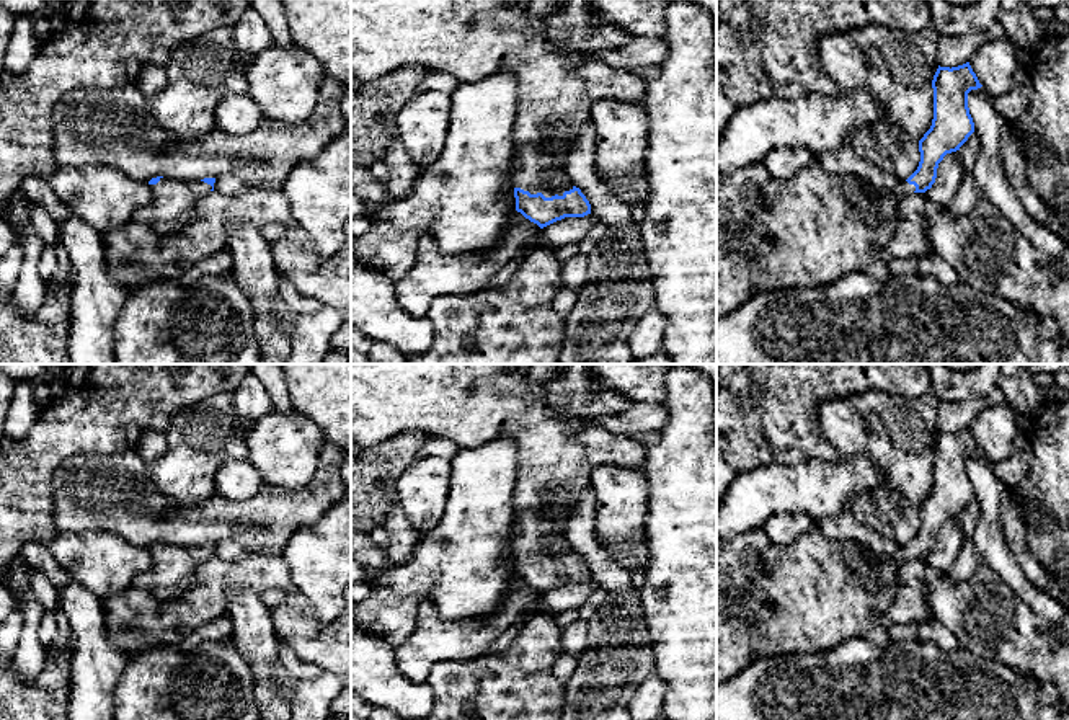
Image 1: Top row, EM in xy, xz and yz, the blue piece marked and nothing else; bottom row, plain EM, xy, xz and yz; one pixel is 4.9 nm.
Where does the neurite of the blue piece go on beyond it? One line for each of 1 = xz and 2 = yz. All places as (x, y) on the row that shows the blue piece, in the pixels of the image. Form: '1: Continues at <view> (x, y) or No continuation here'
1: Continues at xz (470, 40)
2: Continues at yz (815, 227)

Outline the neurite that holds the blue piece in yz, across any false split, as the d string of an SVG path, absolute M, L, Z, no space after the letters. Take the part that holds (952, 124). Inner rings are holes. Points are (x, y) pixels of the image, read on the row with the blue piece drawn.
M969 62L951 69L938 65L932 80L934 119L919 140L919 167L894 189L878 189L849 175L831 175L816 160L787 180L770 180L762 209L738 248L716 255L716 317L733 313L757 292L827 286L850 273L878 281L889 278L886 243L898 224L899 199L930 189L943 157L960 150L974 132L968 93L981 87Z

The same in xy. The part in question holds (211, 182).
M157 176L149 181L152 202L135 211L134 220L144 224L162 235L180 230L193 219L194 204L201 196L214 191L215 178L196 181Z

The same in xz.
M351 0L351 77L379 80L388 72L406 65L418 65L428 72L442 72L460 83L483 80L498 72L512 72L517 77L514 142L514 186L516 211L540 229L565 217L591 214L591 204L579 188L566 176L560 188L553 188L545 176L548 170L568 170L571 144L584 122L591 121L591 104L601 100L643 103L646 80L632 70L601 62L586 52L561 51L545 36L545 21L530 16L527 2L509 0Z

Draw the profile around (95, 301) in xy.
M70 214L59 224L73 286L69 297L69 364L114 364L114 322L129 289L109 276L104 233Z

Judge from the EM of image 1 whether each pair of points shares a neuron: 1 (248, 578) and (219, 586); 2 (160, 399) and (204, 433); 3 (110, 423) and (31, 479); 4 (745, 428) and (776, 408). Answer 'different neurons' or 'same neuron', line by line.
1: same neuron
2: different neurons
3: same neuron
4: different neurons

